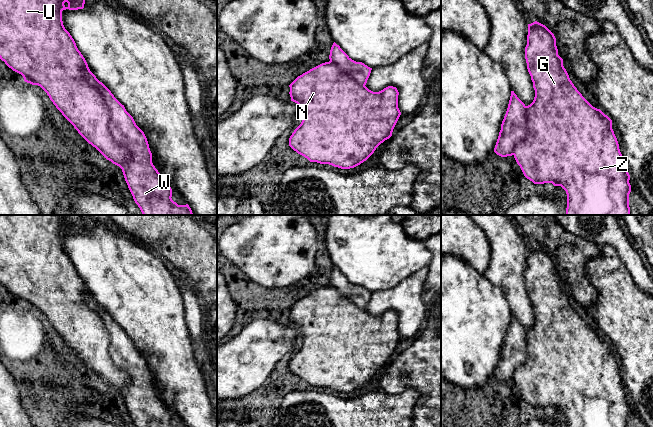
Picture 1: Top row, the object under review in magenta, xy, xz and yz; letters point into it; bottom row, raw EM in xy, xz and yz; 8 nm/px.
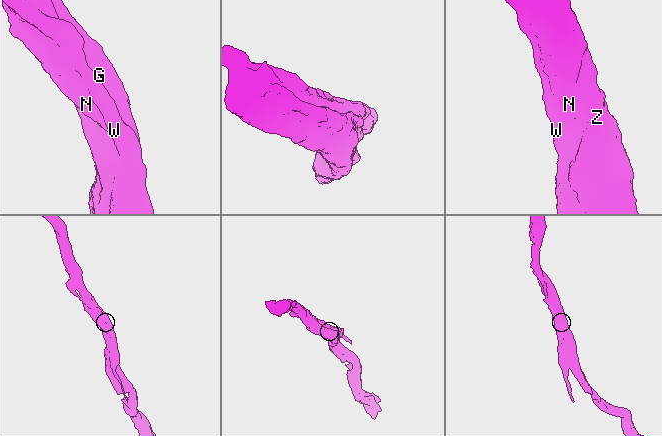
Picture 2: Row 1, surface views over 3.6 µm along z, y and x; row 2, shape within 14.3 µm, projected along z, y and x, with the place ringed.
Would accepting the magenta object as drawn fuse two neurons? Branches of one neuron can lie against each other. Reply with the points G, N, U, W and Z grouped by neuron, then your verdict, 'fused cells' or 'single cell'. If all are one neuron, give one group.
groups G N U Z / W; fused cells

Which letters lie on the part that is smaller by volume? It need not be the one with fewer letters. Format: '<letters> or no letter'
W

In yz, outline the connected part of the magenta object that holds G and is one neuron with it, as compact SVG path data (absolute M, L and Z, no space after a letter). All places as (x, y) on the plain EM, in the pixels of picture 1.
M537 245L528 248L525 283L528 296L533 306L535 321L533 326L526 330L525 338L527 350L525 361L523 364L519 365L514 372L514 382L520 390L524 400L534 408L552 407L554 410L561 410L566 415L567 427L629 427L629 418L631 416L631 409L629 407L630 399L624 387L624 382L620 376L617 362L612 353L612 344L600 333L593 331L577 314L563 290L563 283L558 279L554 258L545 249Z

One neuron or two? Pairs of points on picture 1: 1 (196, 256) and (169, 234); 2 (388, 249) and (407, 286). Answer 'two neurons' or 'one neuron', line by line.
1: one neuron
2: two neurons

